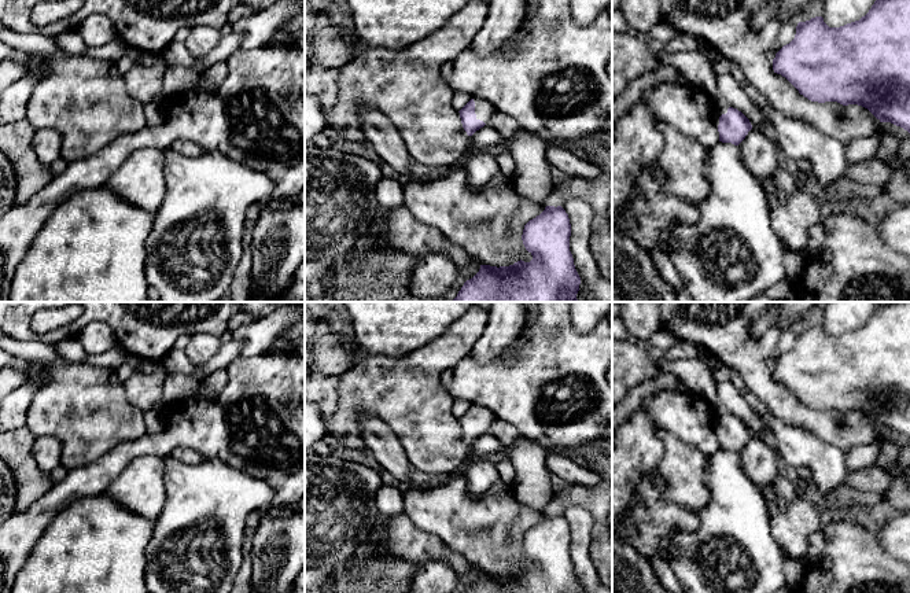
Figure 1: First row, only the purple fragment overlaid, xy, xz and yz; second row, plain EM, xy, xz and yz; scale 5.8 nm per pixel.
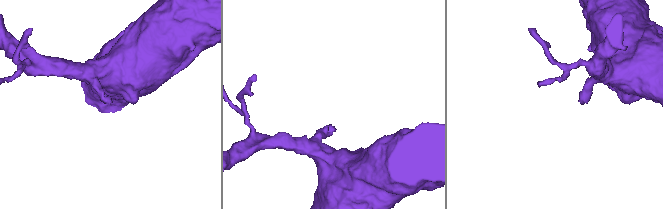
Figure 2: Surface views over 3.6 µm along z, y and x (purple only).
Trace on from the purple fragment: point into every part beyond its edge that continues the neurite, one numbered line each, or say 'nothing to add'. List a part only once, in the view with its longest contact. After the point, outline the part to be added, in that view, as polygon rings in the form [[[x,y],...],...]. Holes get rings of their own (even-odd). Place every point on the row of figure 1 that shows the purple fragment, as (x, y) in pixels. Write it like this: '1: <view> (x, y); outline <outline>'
1: xz (483, 109); outline [[[474,97],[474,102],[475,102],[476,119],[480,119],[487,125],[493,113],[495,111],[494,106],[487,100],[480,100],[475,97]]]

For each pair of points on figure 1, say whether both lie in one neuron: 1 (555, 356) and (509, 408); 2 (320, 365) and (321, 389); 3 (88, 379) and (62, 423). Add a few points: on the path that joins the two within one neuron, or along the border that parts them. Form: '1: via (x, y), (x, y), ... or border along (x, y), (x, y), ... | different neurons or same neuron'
1: via (549, 368), (522, 396) | same neuron
2: border along (319, 374), (338, 378) | different neurons
3: via (88, 390), (88, 397), (73, 412) | same neuron

